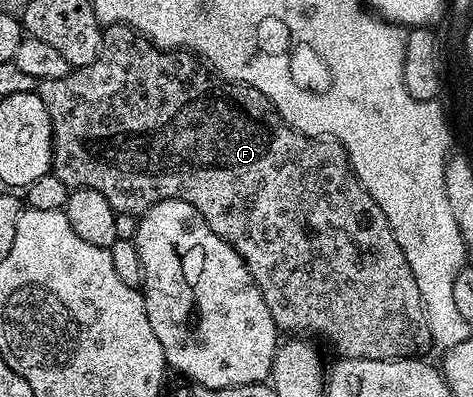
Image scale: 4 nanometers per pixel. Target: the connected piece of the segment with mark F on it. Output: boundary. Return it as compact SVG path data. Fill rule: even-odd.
M118 23L116 25L104 26L101 35L101 50L97 58L93 60L90 65L82 65L74 68L63 79L39 81L37 82L35 92L38 93L42 99L47 99L46 105L51 105L51 109L47 109L47 115L49 117L55 117L55 119L51 119L51 127L53 128L53 167L51 172L63 181L68 190L90 189L91 191L99 191L99 195L103 195L103 199L107 199L107 203L111 203L111 207L117 214L131 213L140 215L146 213L155 203L166 201L167 199L179 199L180 201L191 203L195 207L195 211L199 211L199 215L203 215L205 224L211 227L211 231L215 231L215 235L222 237L226 243L241 256L243 263L247 267L247 271L251 271L251 275L263 295L263 303L267 303L267 311L271 311L271 319L275 319L278 330L285 332L286 329L289 335L312 335L314 338L322 337L323 340L330 341L330 343L338 349L338 354L340 354L341 357L350 357L351 359L383 359L384 361L393 361L397 357L417 357L418 355L425 355L425 352L431 349L433 340L431 339L431 331L427 327L427 315L423 307L423 295L419 295L419 283L415 283L415 275L403 255L403 247L399 247L399 243L393 234L393 229L387 223L387 215L383 215L379 203L375 203L375 199L371 199L371 195L365 190L363 183L359 183L359 179L354 175L347 151L338 141L319 137L307 137L305 134L300 133L298 129L291 128L290 125L281 118L276 107L267 99L267 95L255 91L255 87L240 85L238 81L226 81L224 77L219 77L216 72L206 68L196 56L190 55L185 51L161 49L157 45L154 45L149 38L137 32L136 29L131 28L130 25Z

